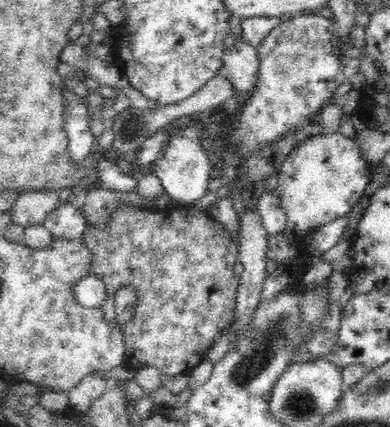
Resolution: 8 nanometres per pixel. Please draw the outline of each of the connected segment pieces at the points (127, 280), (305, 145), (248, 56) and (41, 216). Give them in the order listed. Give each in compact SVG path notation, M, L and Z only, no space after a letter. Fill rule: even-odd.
M178 204L178 206L168 207L166 210L136 209L132 206L121 206L116 209L116 212L113 212L111 220L110 226L104 227L104 230L89 226L82 238L86 239L86 246L94 253L94 258L92 258L92 273L96 277L100 277L106 284L108 300L106 300L106 304L100 310L104 313L105 319L110 323L110 326L120 329L124 335L124 344L126 345L124 367L138 370L142 366L156 365L156 367L160 368L162 375L190 374L199 364L207 359L208 349L222 336L222 330L227 328L231 324L231 321L234 320L239 290L239 276L234 274L234 264L236 264L239 254L240 242L237 243L231 237L227 228L220 222L217 222L205 211L199 211L195 205ZM128 284L132 284L132 286L138 289L138 293L140 293L138 294L138 308L136 308L135 315L130 320L121 322L115 310L115 296L120 288Z
M342 133L318 134L302 138L285 158L279 170L277 187L280 206L286 211L288 228L282 234L298 245L320 227L337 218L346 217L363 195L368 184L368 170L354 138Z
M240 38L230 50L224 50L222 66L218 68L216 75L228 78L235 90L252 92L256 84L258 66L257 47Z
M42 188L25 191L11 208L12 223L22 226L43 225L45 218L64 201L66 190Z

